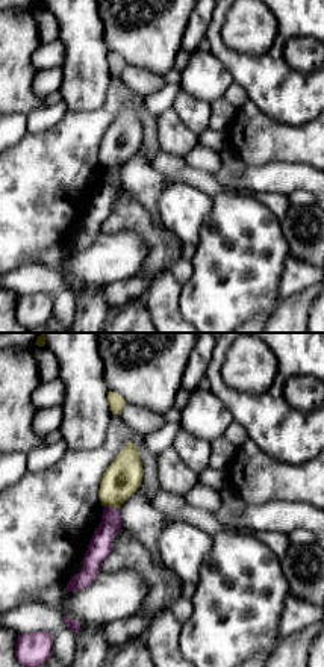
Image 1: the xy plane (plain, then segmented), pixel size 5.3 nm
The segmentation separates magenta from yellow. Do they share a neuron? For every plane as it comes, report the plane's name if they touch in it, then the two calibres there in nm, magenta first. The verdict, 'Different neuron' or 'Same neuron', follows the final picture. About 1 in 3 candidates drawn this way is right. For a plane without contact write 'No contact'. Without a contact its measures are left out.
Touches magenta in xy. Thickness 120 nm (magenta) against 190 nm

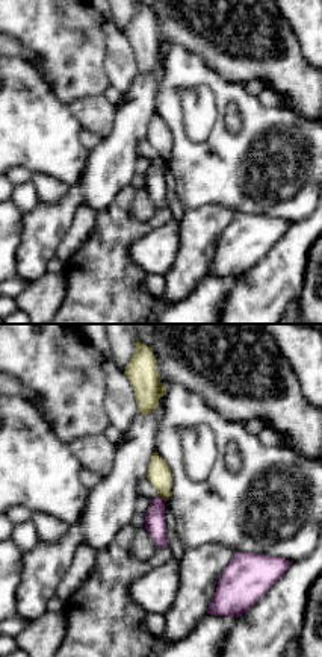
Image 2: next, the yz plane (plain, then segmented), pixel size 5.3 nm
Touches magenta in yz. Thickness 110 nm (magenta) against 120 nm

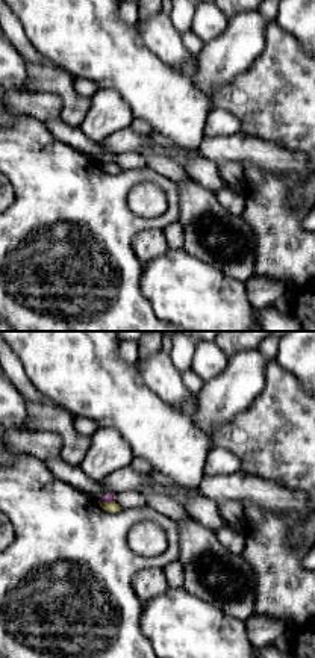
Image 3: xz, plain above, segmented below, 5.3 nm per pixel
Touches magenta in xz. Thickness 50 nm (magenta) against 60 nm

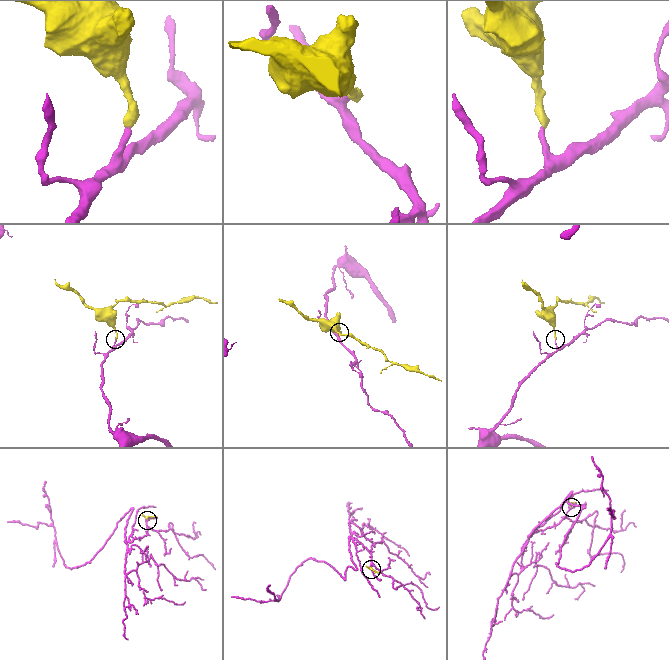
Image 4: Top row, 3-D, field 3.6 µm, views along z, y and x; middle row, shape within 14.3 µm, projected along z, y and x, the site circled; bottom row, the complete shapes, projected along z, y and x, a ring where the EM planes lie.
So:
Different neuron

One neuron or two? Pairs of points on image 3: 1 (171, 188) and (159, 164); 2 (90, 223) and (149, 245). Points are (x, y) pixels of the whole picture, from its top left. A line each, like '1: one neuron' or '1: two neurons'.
1: two neurons
2: two neurons

